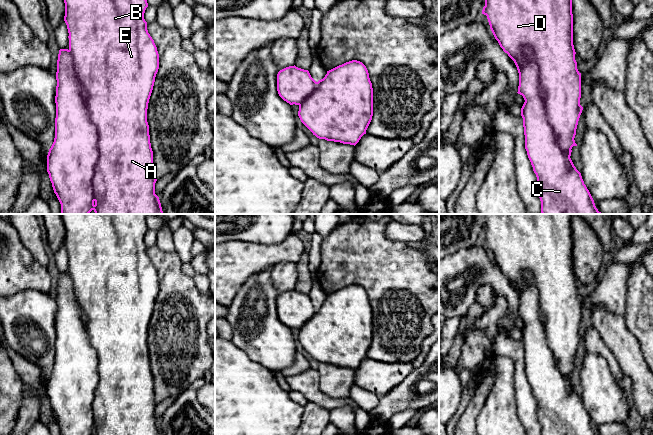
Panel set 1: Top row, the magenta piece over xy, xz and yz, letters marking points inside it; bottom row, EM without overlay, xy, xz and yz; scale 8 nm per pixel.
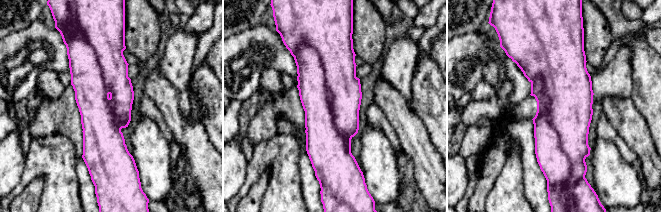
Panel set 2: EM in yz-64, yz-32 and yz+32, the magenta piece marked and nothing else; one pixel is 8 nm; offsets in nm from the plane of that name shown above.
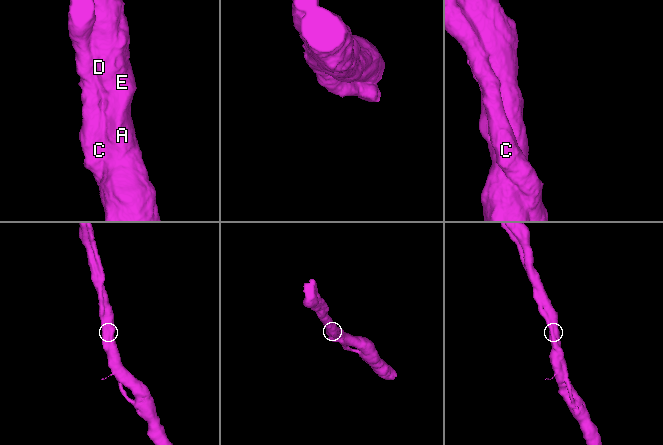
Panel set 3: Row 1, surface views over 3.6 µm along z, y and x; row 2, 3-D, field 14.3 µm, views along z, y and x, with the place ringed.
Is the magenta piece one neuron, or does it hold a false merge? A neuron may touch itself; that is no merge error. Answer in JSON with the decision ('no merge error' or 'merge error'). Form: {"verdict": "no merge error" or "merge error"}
{"verdict": "no merge error"}

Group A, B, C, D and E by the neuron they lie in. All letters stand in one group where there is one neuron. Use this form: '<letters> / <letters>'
A B C D E

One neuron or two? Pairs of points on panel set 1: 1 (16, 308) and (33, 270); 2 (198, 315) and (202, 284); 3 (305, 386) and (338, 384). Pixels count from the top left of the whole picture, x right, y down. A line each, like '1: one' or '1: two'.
1: two
2: two
3: two

